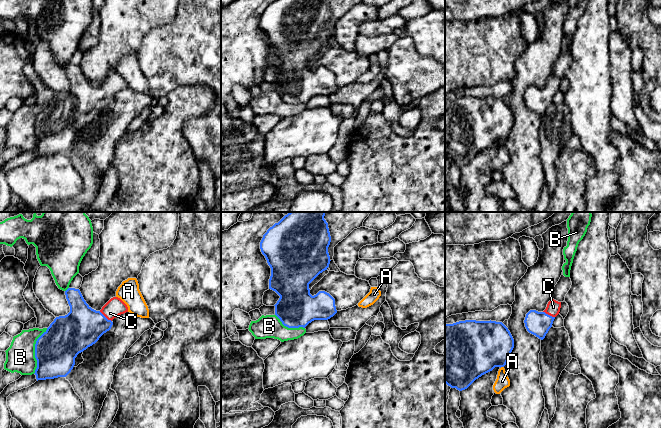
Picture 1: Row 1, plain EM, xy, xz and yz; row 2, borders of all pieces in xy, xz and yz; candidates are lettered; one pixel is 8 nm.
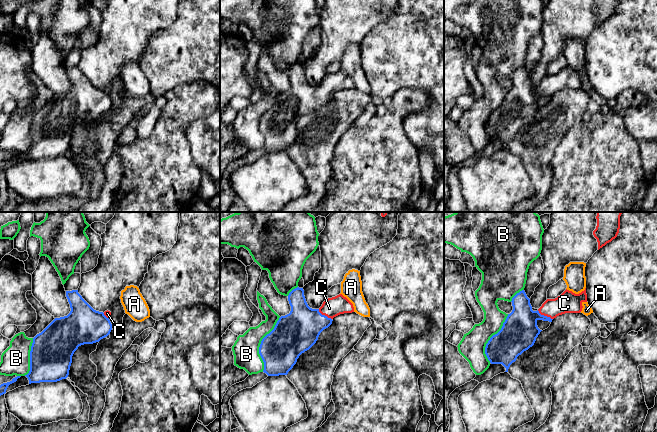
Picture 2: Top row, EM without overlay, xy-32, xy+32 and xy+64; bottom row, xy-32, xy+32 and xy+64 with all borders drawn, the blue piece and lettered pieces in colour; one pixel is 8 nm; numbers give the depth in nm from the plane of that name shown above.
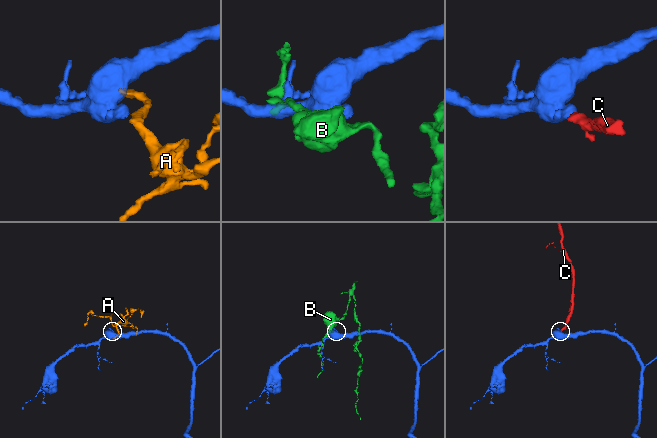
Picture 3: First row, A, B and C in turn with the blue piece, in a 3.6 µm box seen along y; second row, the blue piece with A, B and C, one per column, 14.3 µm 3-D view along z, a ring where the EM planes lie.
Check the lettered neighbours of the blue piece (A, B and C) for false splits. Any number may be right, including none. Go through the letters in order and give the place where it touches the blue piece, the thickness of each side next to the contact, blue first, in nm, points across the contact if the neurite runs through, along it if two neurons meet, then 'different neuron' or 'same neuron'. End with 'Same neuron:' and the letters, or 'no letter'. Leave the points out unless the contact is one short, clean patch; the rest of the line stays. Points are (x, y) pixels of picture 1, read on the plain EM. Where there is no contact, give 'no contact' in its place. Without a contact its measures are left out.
A: yz (501, 142) | 440/110 nm | along yz (503, 142), (500, 144) | different neuron
B: xy (35, 127) | 340/240 nm | different neuron
C: xy (104, 92) | 320/150 nm | across xy (82, 103), (97, 99), (104, 92), (115, 82) | same neuron
Same neuron: C

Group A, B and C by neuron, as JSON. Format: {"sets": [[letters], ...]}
{"sets": [["A"], ["B"], ["C"]]}

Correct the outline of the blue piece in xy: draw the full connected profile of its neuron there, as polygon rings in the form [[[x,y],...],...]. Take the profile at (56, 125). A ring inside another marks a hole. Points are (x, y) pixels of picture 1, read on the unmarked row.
[[[68,64],[65,71],[70,88],[56,93],[35,120],[37,157],[66,153],[77,131],[109,107],[114,94],[128,88],[127,81],[118,73],[96,87],[86,79],[79,65]]]

